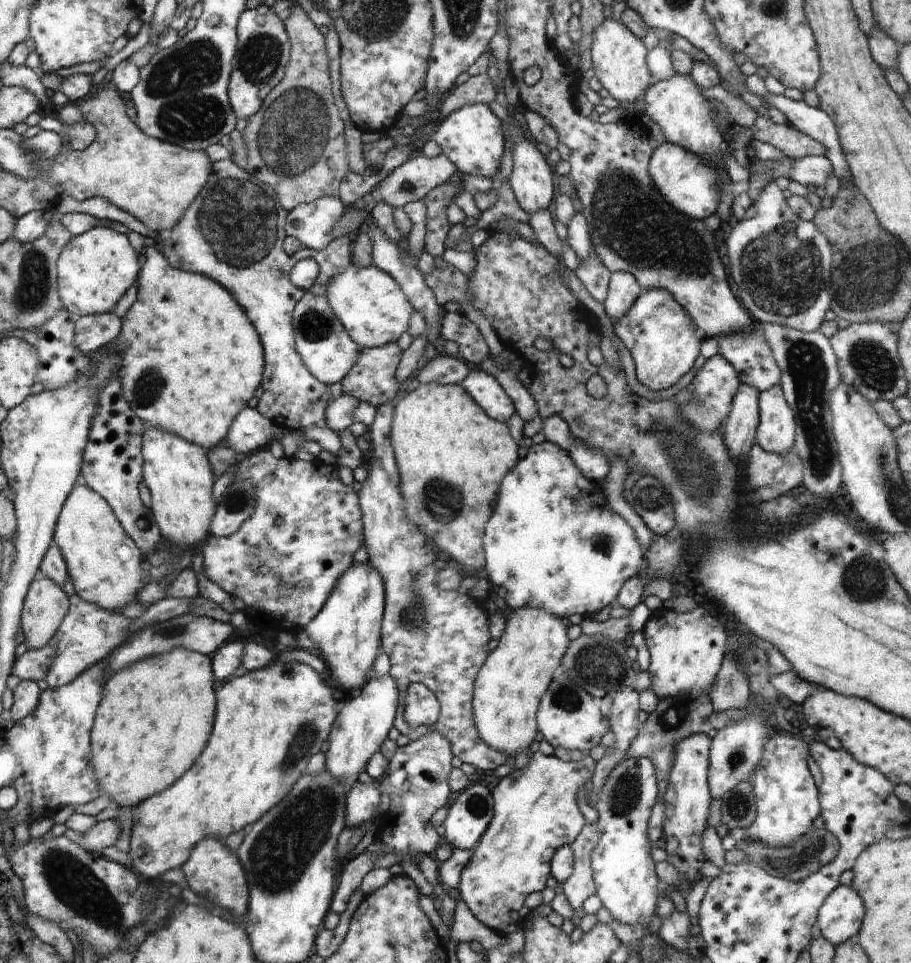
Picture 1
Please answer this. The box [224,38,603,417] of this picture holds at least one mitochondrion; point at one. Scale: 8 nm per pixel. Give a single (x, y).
(293, 133)

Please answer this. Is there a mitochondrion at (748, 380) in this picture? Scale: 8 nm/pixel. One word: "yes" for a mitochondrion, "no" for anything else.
no

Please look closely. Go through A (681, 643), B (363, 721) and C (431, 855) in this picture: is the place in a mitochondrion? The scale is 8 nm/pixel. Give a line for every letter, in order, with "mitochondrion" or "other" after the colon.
A: other
B: other
C: other

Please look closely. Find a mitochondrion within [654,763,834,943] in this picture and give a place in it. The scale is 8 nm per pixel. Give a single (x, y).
(806, 853)

